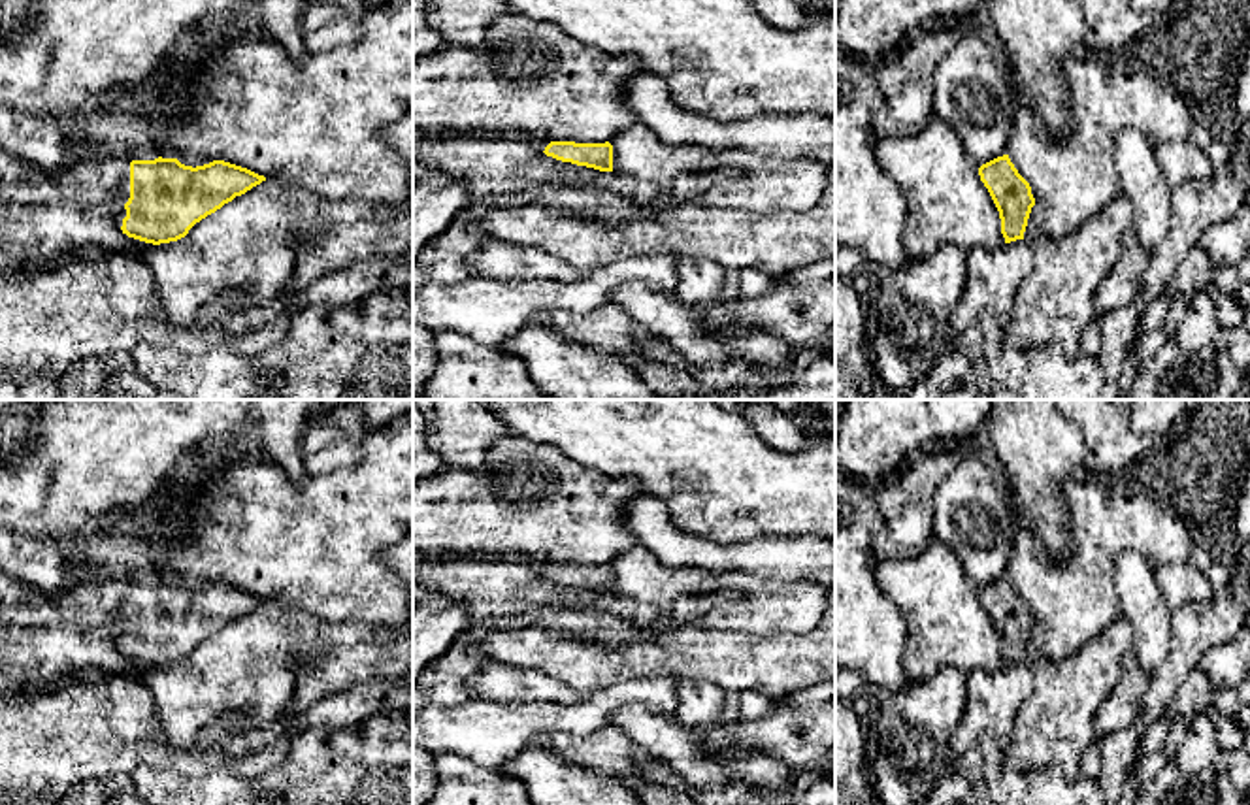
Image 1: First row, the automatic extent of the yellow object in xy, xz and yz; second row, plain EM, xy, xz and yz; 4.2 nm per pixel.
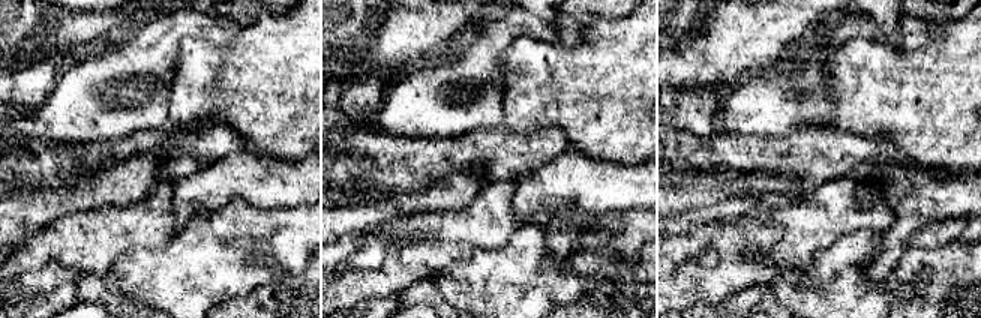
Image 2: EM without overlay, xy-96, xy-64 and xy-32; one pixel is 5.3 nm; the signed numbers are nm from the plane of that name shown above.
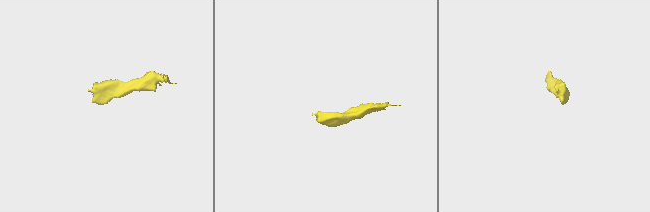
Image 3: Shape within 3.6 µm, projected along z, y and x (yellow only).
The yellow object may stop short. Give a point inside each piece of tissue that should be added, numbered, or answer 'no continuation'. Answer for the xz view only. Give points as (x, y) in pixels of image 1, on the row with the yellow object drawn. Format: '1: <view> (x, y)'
1: xz (523, 136)

